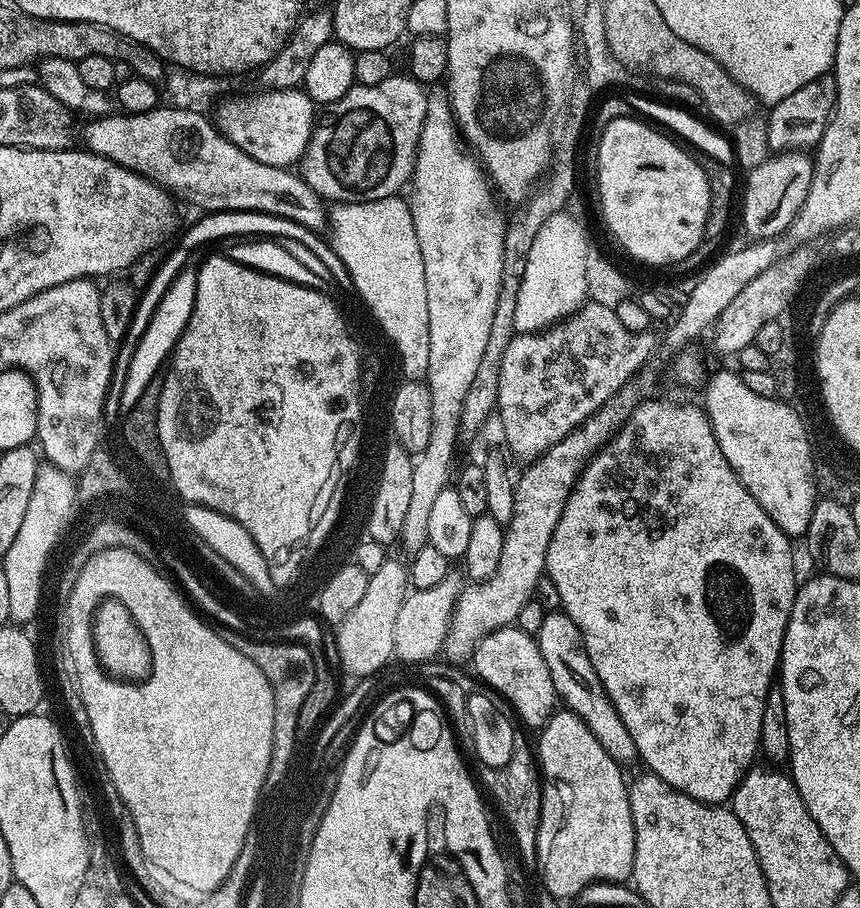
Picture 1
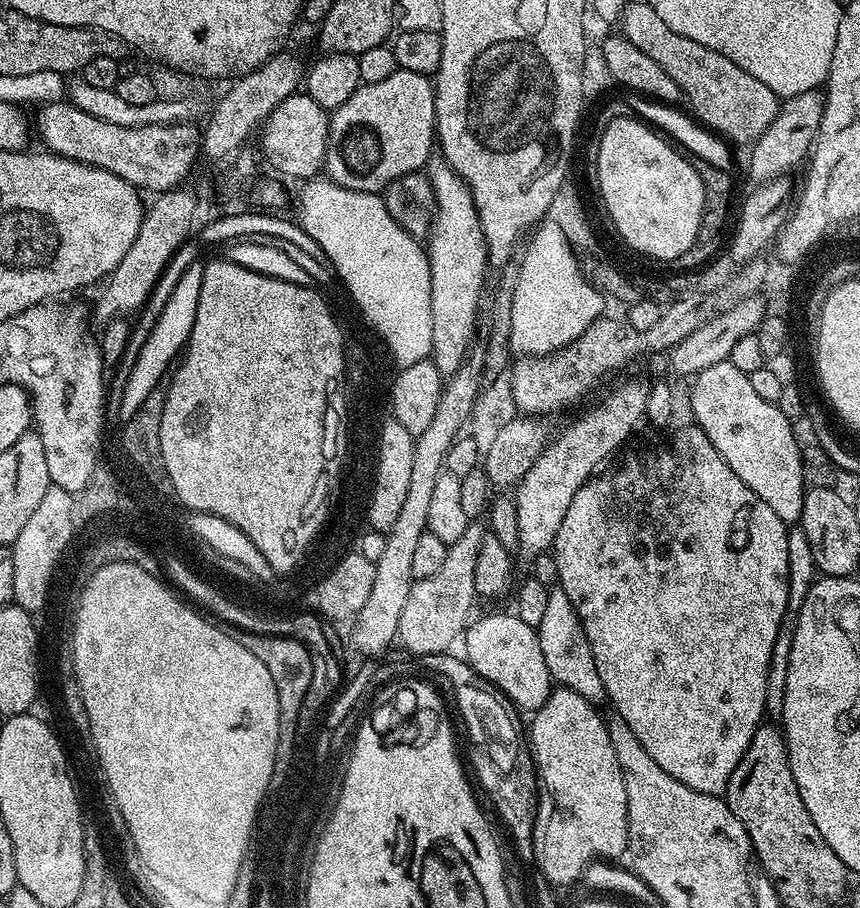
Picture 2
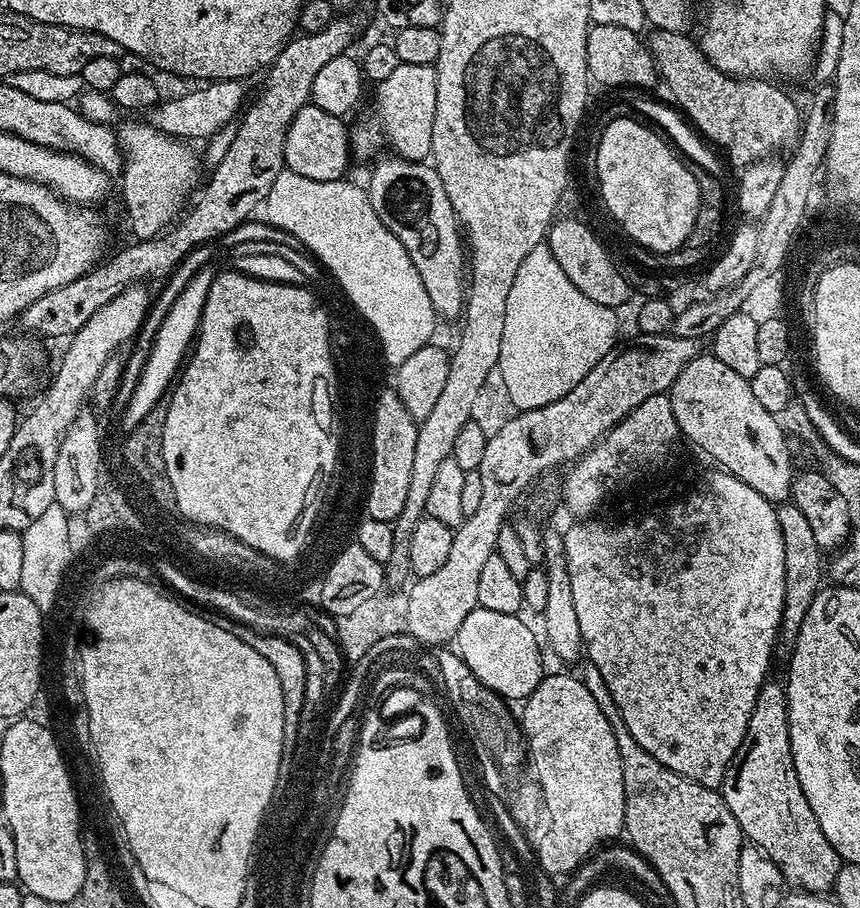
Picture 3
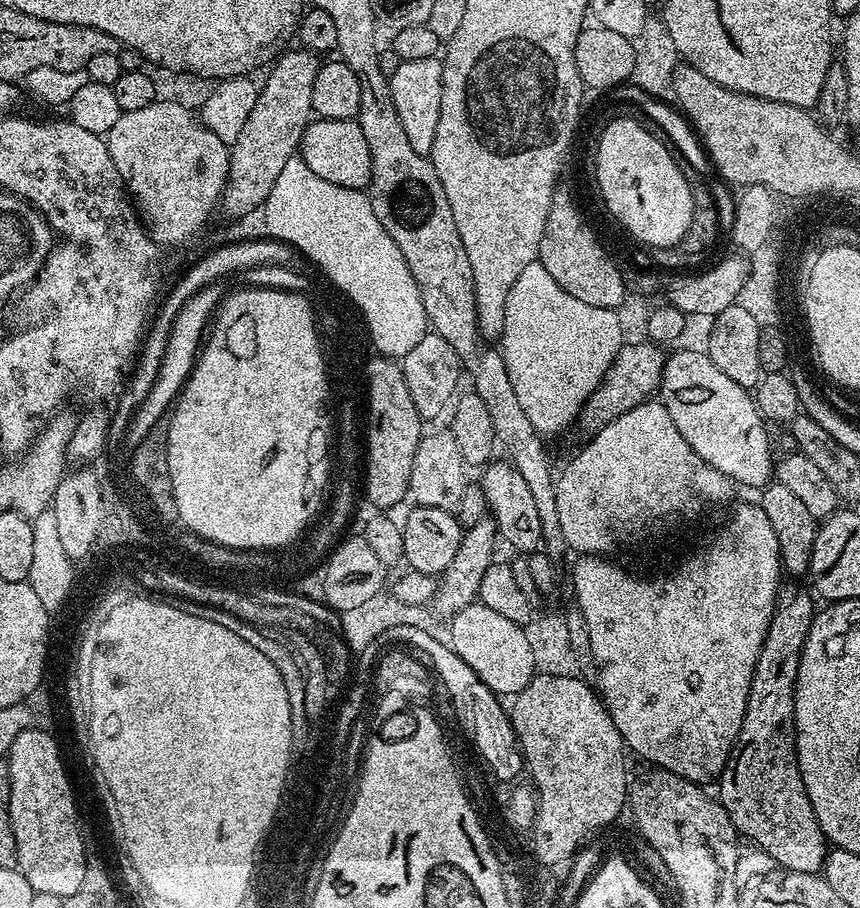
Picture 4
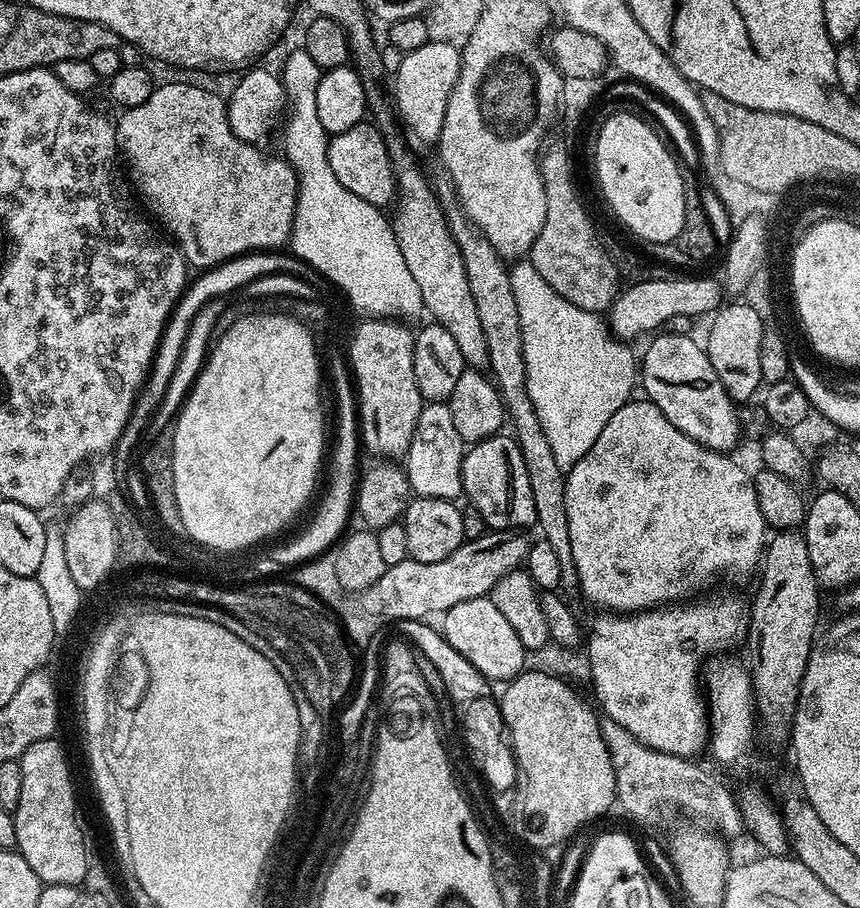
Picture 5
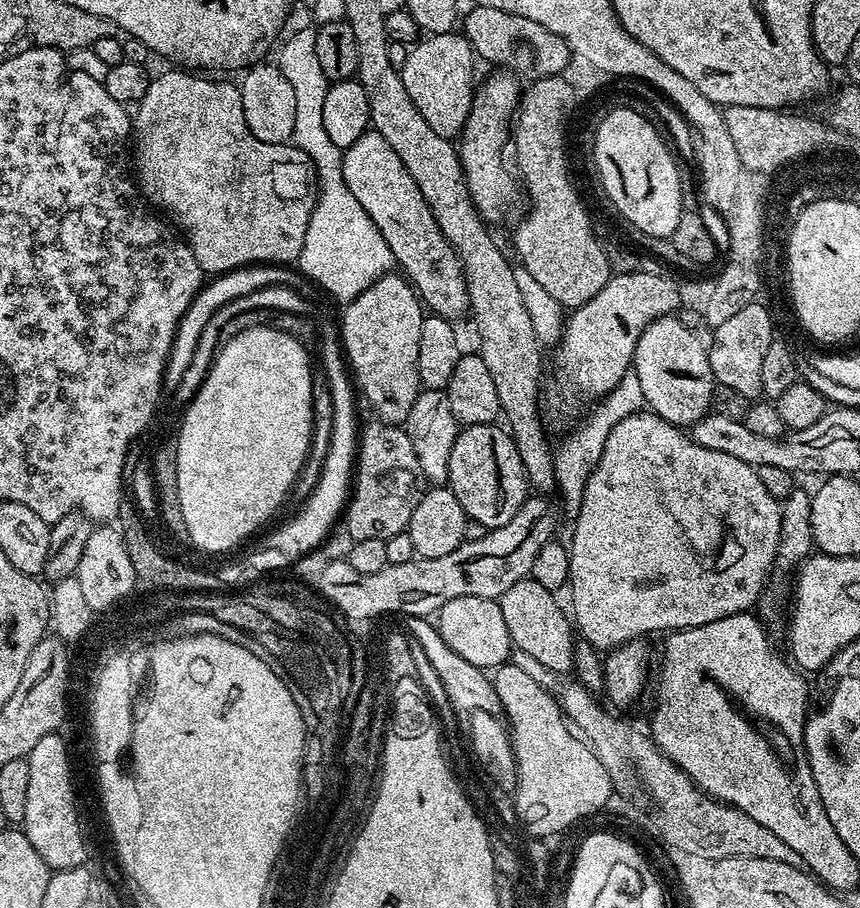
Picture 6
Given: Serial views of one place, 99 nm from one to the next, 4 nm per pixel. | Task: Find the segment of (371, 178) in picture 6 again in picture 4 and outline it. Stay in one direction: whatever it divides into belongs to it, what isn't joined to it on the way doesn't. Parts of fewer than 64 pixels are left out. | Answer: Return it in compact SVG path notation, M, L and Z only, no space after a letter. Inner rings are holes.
M313 119L304 132L304 137L300 139L298 154L306 166L310 166L318 178L326 178L326 182L361 190L369 187L372 178L372 151L370 146L366 146L366 134L362 134L359 119Z

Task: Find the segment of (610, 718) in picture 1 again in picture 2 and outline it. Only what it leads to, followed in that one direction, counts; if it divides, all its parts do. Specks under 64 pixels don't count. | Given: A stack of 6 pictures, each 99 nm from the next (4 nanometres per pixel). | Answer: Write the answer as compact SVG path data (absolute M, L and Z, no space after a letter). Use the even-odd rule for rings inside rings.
M559 586L553 587L546 598L546 611L538 629L542 658L546 658L546 670L553 681L561 688L574 690L582 698L593 702L605 699L602 678L598 678L598 670L594 666L594 654L590 650L590 642L586 638L586 630L566 594Z

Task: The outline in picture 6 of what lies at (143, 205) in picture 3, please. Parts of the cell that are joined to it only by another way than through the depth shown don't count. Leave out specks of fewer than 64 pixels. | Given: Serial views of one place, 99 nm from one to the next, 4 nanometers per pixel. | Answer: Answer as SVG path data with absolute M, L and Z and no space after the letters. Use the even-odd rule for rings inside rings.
M172 70L160 78L149 79L146 94L134 108L130 137L131 143L134 145L134 176L138 181L139 191L145 201L155 205L179 229L183 239L188 241L194 258L198 258L201 273L233 272L235 268L247 268L253 264L291 265L293 262L299 261L300 251L304 245L304 235L316 205L318 189L316 187L314 162L310 162L310 158L306 153L291 142L271 144L270 142L259 141L250 132L250 127L246 124L246 118L243 117L242 94L239 87L235 83L233 85L227 84L224 80L227 79L205 78L203 75L193 74L188 70Z

